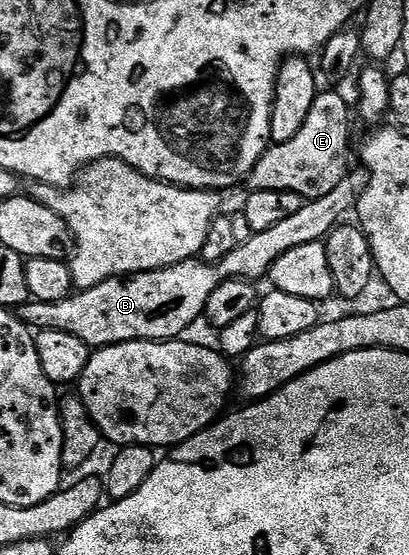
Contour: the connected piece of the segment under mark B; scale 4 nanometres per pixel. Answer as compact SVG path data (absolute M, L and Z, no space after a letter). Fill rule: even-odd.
M362 169L348 170L347 176L325 197L304 202L297 213L285 217L273 229L248 234L229 257L216 265L205 263L202 258L186 259L172 267L156 271L142 271L132 275L118 275L93 285L87 291L76 290L65 301L28 301L18 308L20 321L32 329L48 331L57 329L61 333L73 333L81 337L93 349L112 347L115 343L132 343L138 339L175 341L182 331L187 331L206 312L209 293L225 279L259 278L270 272L277 260L285 257L289 249L300 245L323 243L334 227L340 226L347 214L354 212L359 198L367 188L367 172Z

